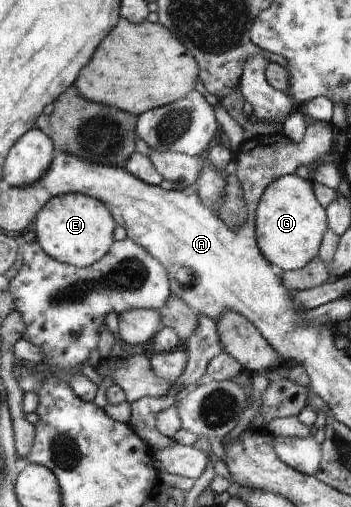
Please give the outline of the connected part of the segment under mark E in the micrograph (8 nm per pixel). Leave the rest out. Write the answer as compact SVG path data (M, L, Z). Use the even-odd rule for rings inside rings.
M67 193L49 200L31 228L35 231L37 242L50 257L74 268L88 269L109 253L114 244L112 235L116 223L113 214L98 198Z

